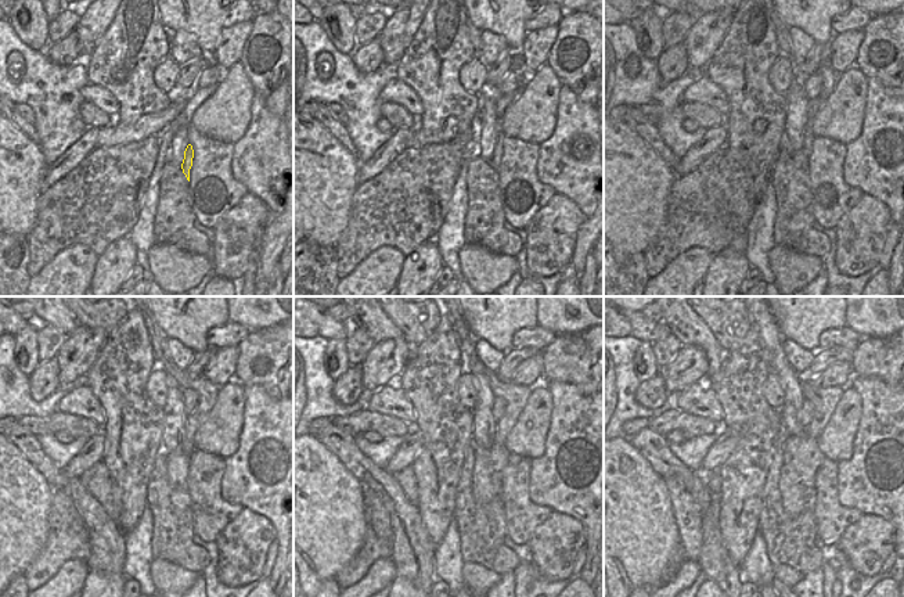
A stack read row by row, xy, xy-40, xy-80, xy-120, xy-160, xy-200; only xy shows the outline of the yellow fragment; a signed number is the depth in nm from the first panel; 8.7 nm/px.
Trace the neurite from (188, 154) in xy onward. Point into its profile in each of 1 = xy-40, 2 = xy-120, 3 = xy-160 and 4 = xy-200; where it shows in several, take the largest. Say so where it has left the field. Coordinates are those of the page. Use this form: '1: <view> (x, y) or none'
1: xy-40 (494, 161)
2: xy-120 (206, 391)
3: xy-160 (515, 396)
4: xy-200 (824, 401)

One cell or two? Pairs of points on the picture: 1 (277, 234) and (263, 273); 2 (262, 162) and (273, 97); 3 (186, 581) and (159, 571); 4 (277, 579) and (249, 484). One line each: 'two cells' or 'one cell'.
1: one cell
2: two cells
3: one cell
4: one cell

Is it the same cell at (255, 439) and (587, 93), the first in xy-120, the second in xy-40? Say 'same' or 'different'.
different

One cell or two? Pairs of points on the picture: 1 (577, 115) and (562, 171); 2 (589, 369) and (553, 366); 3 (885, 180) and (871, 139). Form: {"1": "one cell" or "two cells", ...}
{"1": "one cell", "2": "one cell", "3": "one cell"}

